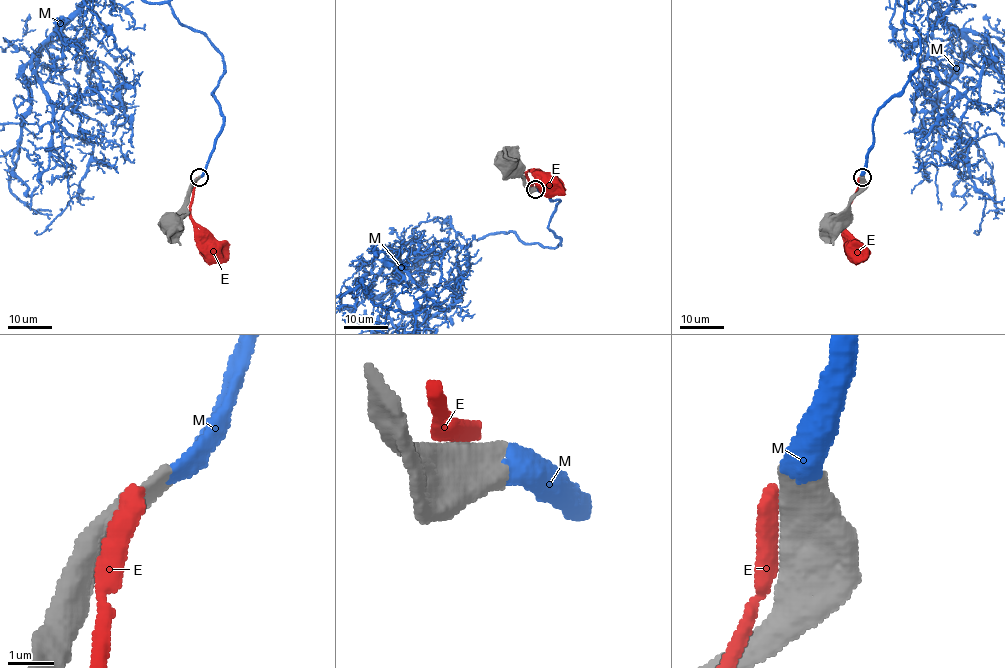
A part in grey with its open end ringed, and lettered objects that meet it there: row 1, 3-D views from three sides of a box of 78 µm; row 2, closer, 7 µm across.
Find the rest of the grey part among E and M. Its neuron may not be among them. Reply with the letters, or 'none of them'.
M

